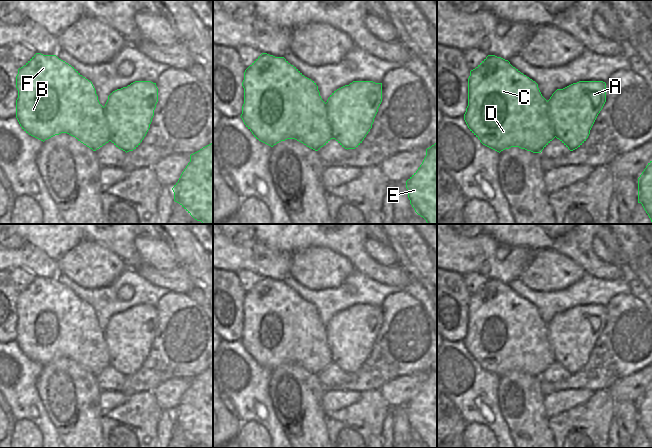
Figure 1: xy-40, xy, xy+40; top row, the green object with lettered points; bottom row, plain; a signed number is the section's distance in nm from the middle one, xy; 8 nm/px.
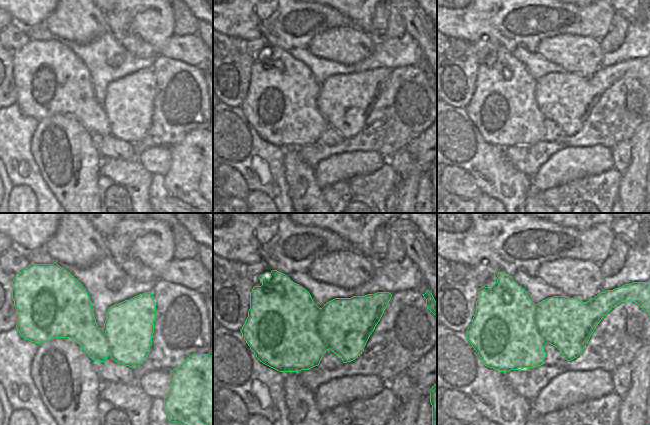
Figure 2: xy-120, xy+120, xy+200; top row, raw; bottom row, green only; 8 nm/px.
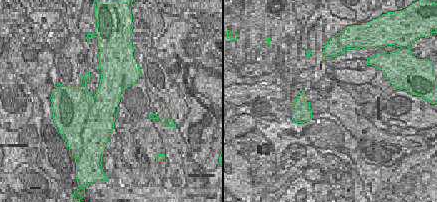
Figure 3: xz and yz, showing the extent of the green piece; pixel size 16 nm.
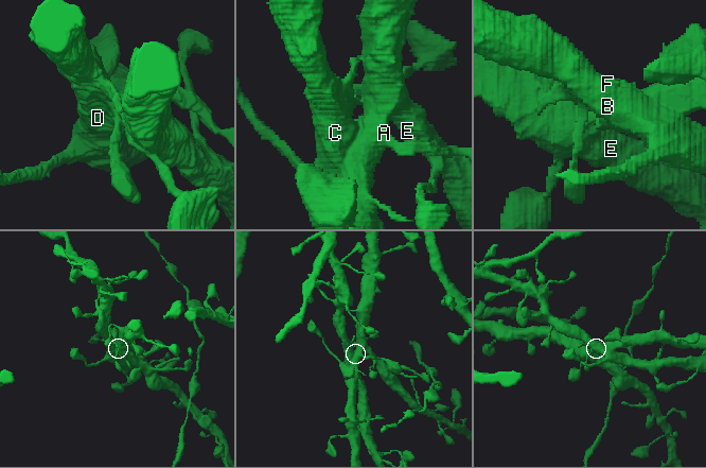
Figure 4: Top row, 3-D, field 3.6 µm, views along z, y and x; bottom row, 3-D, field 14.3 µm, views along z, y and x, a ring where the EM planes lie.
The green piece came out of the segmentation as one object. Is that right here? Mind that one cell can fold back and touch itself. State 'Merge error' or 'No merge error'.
Merge error.

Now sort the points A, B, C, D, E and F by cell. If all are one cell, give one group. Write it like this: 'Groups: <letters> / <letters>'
Groups: A E / B C D F.

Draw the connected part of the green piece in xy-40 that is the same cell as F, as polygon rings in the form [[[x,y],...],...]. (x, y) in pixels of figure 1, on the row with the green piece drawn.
[[[36,53],[18,69],[16,88],[16,118],[29,135],[44,142],[55,135],[67,133],[93,151],[110,141],[106,112],[92,82],[56,55]]]

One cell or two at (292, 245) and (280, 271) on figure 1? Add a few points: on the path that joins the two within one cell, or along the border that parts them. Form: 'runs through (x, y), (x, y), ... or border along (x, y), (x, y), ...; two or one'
border along (266, 246), (273, 250), (286, 250), (291, 253); two

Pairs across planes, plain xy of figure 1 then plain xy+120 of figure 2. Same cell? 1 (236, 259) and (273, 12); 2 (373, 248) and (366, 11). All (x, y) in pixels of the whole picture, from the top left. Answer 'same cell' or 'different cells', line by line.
1: same cell
2: different cells

